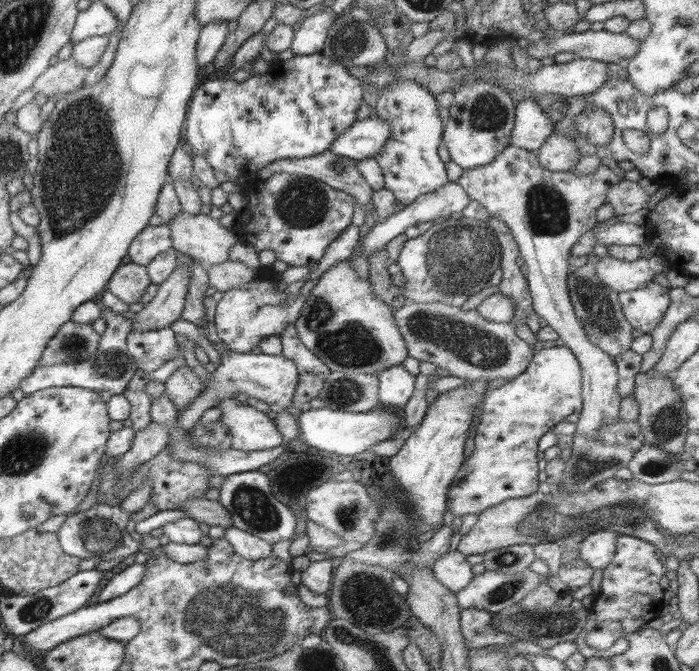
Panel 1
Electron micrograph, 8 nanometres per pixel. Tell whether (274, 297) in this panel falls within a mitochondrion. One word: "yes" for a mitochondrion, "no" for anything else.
no

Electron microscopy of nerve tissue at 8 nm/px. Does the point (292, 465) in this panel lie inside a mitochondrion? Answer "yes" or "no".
no

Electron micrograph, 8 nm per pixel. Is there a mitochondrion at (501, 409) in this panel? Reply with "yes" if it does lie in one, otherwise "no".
no

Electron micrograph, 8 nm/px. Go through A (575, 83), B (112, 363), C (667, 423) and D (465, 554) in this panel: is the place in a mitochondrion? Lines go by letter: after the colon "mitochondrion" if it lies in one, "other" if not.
A: other
B: mitochondrion
C: mitochondrion
D: other

